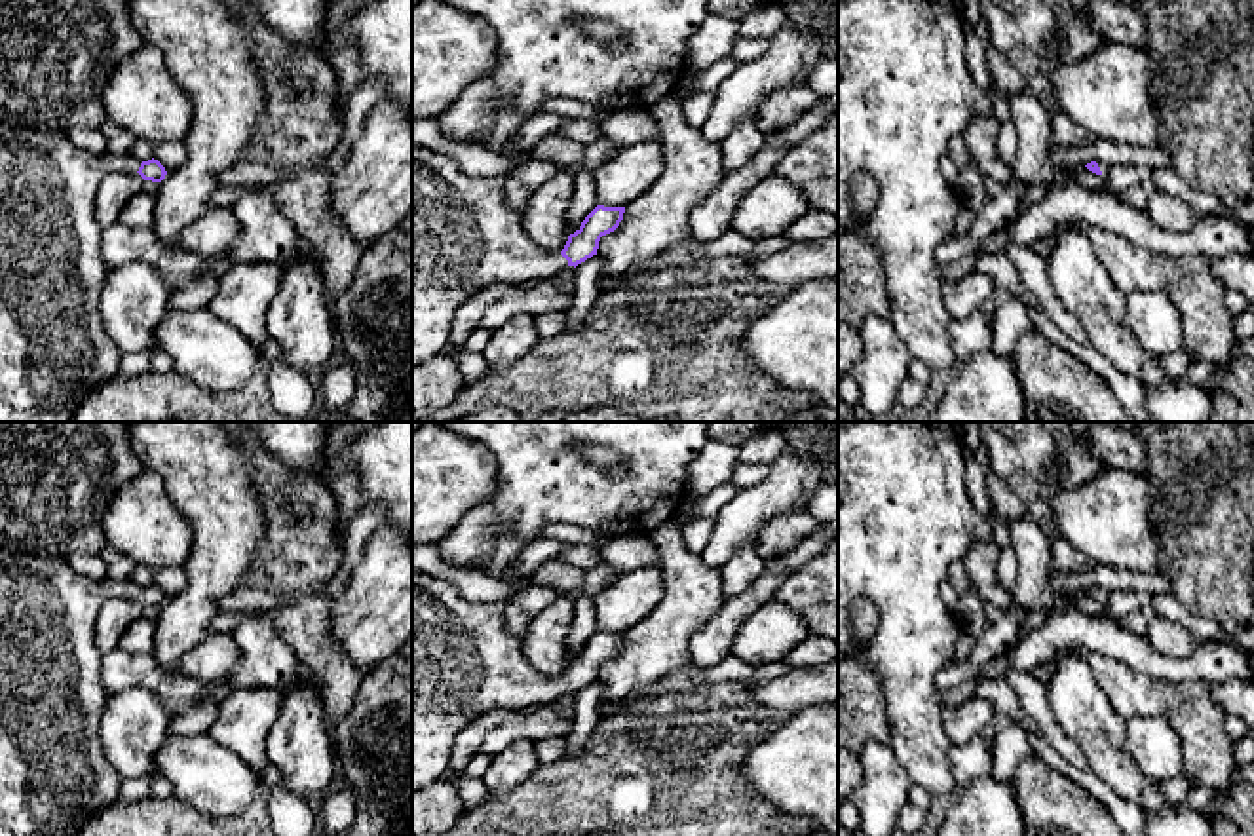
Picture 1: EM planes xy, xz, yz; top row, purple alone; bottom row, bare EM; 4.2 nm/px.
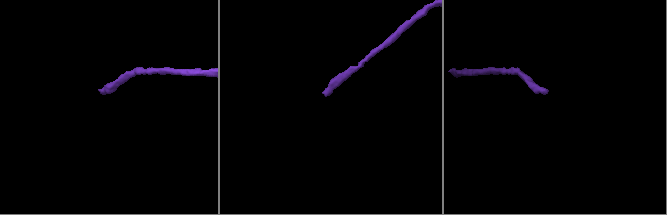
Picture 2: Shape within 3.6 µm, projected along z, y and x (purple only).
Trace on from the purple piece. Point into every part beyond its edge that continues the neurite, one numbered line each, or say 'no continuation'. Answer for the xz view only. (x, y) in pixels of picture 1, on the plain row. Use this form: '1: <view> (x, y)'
1: xz (464, 662)

